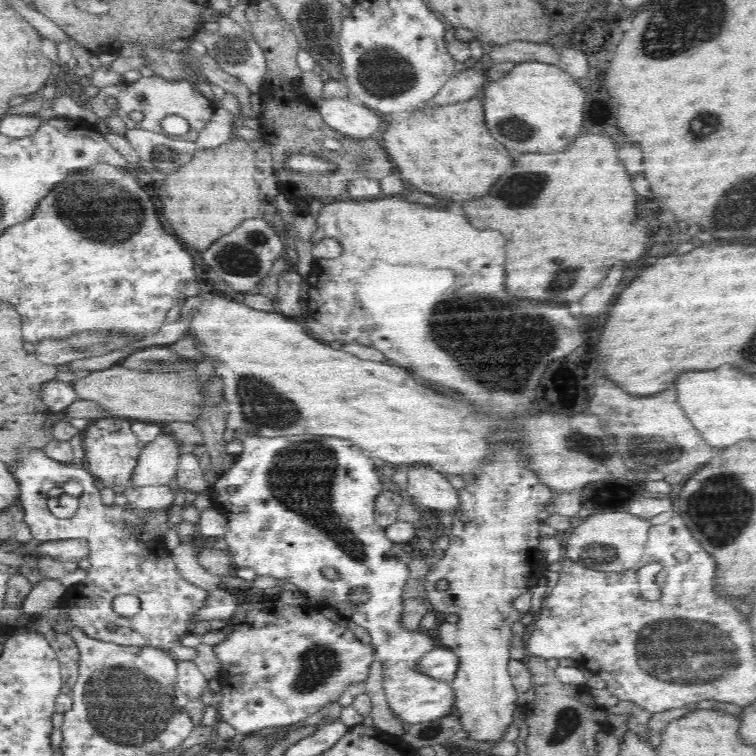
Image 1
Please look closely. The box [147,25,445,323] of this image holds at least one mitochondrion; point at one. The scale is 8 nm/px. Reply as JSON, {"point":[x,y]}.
{"point":[383,72]}

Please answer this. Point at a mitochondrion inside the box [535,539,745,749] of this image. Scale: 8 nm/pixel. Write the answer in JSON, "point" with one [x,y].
{"point":[566,722]}

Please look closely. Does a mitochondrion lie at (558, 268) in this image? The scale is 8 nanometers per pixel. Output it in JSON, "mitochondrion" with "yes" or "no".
{"mitochondrion":"yes"}

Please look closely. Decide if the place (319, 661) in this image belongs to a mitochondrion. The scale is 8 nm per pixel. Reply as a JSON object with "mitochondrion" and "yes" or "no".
{"mitochondrion":"yes"}

